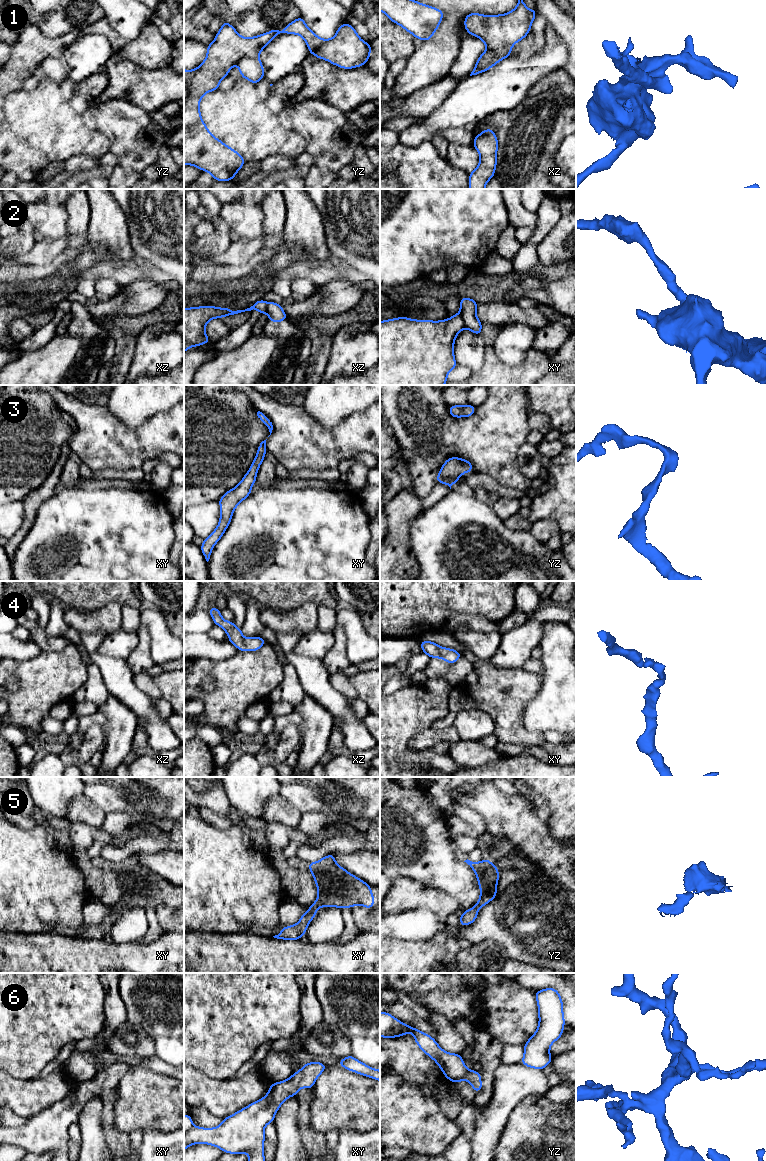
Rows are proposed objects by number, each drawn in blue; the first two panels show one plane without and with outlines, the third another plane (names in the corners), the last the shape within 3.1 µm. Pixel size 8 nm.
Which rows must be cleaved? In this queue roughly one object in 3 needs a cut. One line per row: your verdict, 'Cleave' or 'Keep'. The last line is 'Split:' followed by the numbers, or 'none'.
1: Cleave
2: Cleave
3: Keep
4: Keep
5: Keep
6: Keep
Split: 1, 2

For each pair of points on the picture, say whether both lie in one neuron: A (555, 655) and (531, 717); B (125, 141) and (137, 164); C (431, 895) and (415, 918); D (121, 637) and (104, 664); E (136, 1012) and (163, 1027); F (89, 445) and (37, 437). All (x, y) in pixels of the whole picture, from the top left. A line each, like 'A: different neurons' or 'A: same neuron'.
A: same neuron
B: same neuron
C: different neurons
D: different neurons
E: same neuron
F: different neurons

